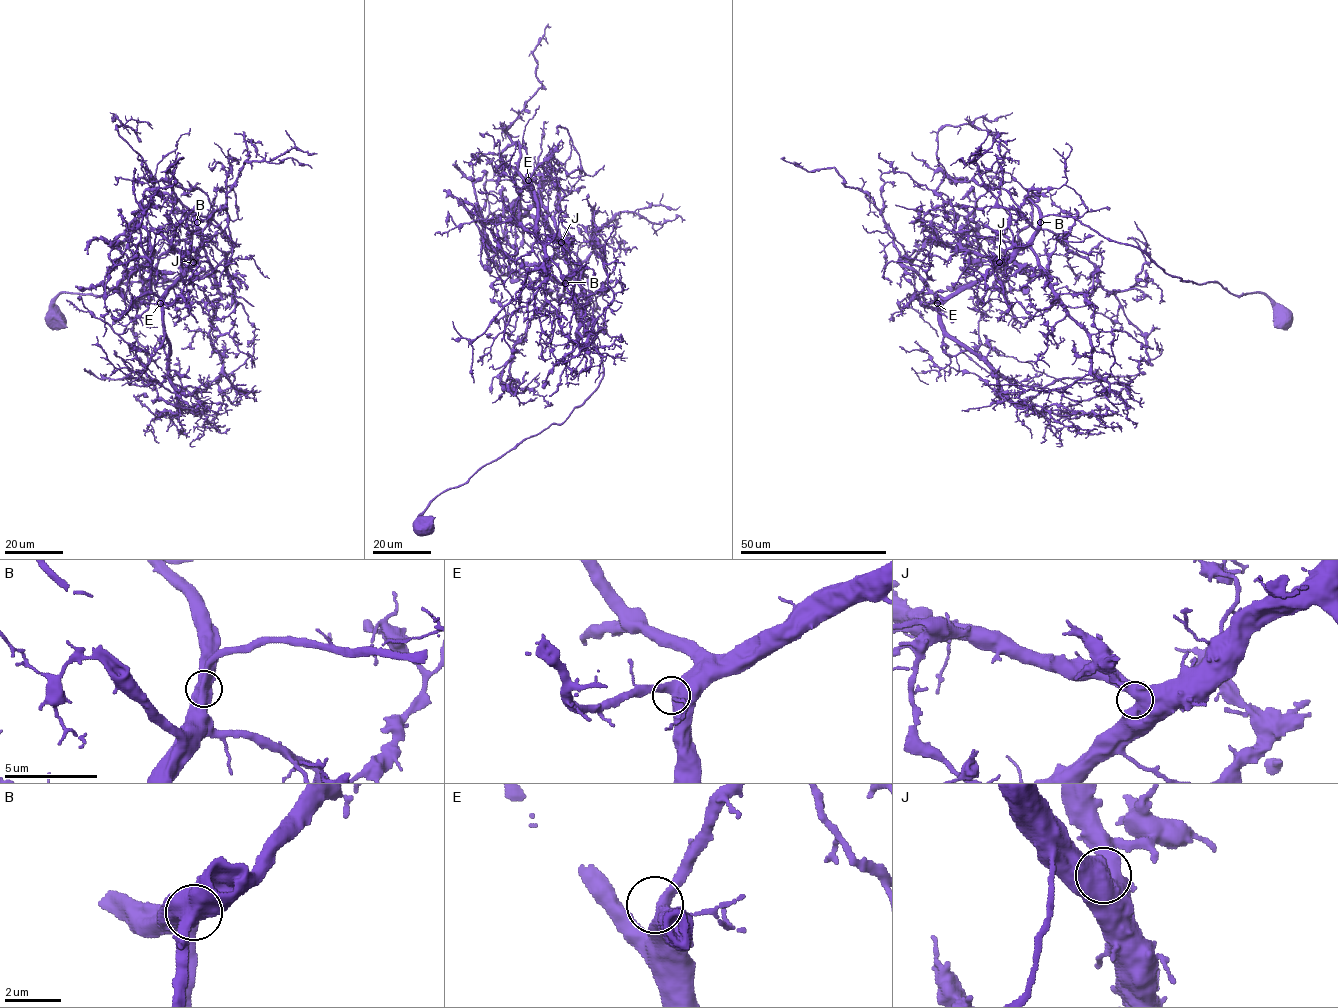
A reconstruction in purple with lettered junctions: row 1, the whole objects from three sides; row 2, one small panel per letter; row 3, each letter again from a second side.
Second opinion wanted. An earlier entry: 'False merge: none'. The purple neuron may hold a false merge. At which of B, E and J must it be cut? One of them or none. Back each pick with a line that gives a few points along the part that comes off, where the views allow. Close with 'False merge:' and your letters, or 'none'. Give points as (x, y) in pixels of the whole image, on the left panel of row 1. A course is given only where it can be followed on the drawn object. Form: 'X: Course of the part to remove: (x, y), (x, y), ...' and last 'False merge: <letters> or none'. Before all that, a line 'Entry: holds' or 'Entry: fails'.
Entry: holds
False merge: none

